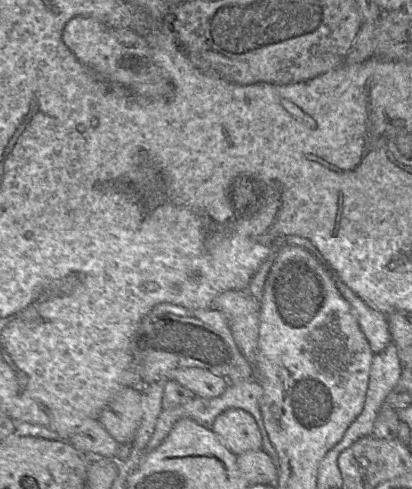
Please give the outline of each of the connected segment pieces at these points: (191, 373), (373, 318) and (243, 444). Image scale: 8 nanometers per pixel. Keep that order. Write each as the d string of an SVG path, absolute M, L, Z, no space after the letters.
M198 367L176 368L169 373L184 387L194 392L195 396L214 398L220 396L227 387L226 377L218 376L211 371Z
M337 279L338 290L353 309L374 354L383 351L392 343L387 316L369 306L344 282Z
M240 408L219 414L211 428L236 456L263 449L263 440L255 418Z

